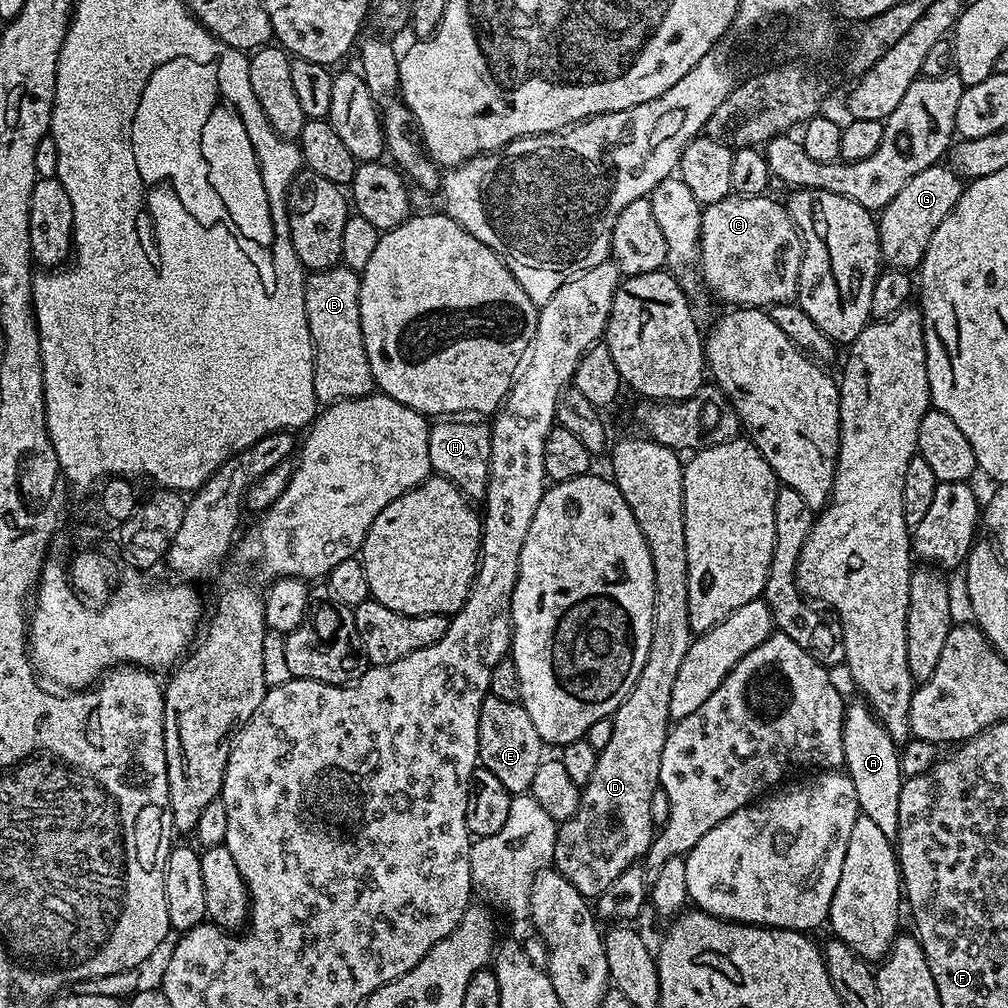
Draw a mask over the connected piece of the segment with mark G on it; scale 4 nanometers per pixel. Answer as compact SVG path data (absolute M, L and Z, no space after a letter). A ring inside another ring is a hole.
M943 163L931 164L926 170L914 174L878 216L880 230L880 255L888 268L916 270L924 261L930 238L938 226L954 210L958 198L964 192L965 181L950 166Z

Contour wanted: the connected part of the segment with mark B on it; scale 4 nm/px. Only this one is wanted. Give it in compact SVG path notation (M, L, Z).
M343 266L322 269L320 271L309 271L304 282L304 297L306 298L306 322L310 326L310 338L312 339L312 351L316 357L314 362L314 394L321 405L327 406L337 404L340 400L353 400L359 396L367 396L373 391L374 381L370 362L366 358L366 346L362 338L362 322L360 321L360 273L352 272Z

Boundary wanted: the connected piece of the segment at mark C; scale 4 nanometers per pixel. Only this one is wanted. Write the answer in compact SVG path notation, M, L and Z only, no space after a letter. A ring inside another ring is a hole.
M731 194L722 201L716 201L707 205L700 214L700 270L704 281L705 289L709 293L713 292L720 300L725 300L728 306L747 306L750 308L767 309L774 304L793 303L799 292L797 290L798 278L800 277L800 266L803 254L803 241L800 239L800 233L796 230L796 223L792 220L792 215L788 212L783 203L771 200L771 195L763 196L738 196Z

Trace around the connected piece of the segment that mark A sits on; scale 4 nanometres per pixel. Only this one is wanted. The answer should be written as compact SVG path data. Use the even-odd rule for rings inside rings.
M852 701L845 707L843 756L846 774L854 782L860 813L870 818L890 841L898 832L899 795L904 777L900 770L899 747L865 701Z

